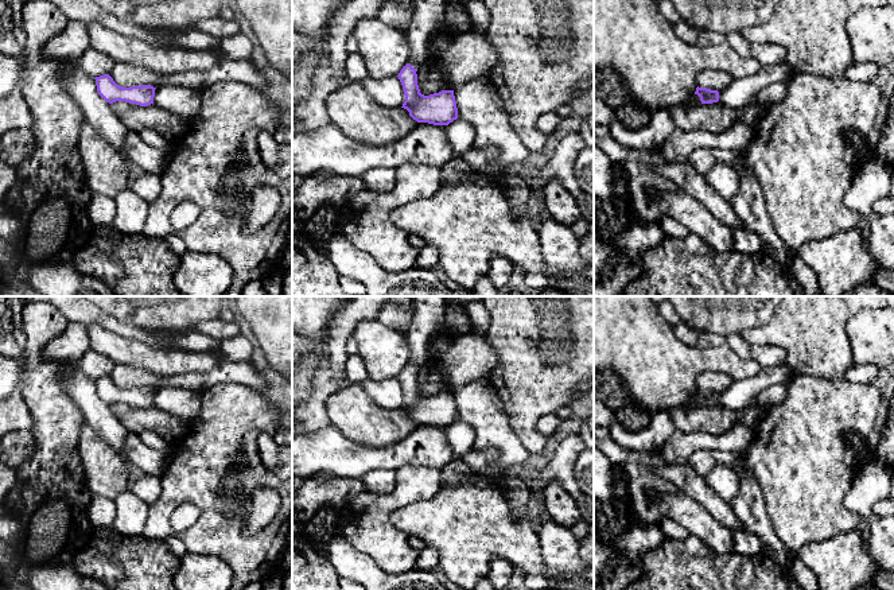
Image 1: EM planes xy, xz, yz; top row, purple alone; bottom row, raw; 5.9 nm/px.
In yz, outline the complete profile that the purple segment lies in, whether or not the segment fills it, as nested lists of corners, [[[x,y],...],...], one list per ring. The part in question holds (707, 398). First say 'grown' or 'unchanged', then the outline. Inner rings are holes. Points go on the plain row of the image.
unchanged | [[[697,388],[695,396],[700,399],[701,405],[712,405],[719,403],[718,392]]]

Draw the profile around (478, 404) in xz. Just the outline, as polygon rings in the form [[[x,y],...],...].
[[[471,383],[454,392],[458,419],[469,423],[475,431],[474,450],[495,450],[497,469],[485,473],[498,481],[501,473],[512,466],[524,465],[529,453],[514,434],[501,397],[490,384]]]

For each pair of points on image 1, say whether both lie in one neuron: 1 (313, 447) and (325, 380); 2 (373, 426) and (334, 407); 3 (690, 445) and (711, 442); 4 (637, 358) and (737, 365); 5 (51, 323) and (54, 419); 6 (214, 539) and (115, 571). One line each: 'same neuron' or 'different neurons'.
1: different neurons
2: same neuron
3: same neuron
4: same neuron
5: same neuron
6: different neurons

